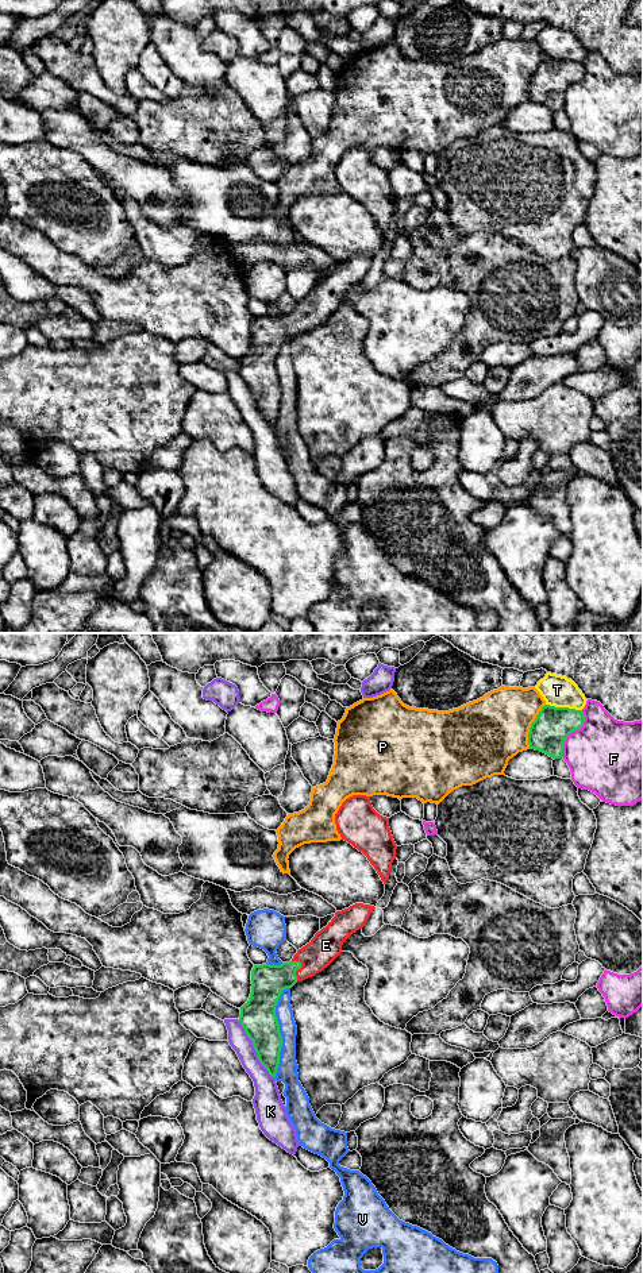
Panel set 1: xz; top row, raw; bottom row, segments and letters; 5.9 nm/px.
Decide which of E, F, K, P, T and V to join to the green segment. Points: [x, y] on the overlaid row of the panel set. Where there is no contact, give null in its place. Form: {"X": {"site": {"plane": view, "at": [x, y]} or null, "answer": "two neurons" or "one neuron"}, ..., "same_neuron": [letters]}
{"E": {"site": {"plane": "xz", "at": [299, 968]}, "answer": "one neuron"}, "F": {"site": {"plane": "xz", "at": [572, 730]}, "answer": "two neurons"}, "K": {"site": {"plane": "xz", "at": [255, 1050]}, "answer": "two neurons"}, "P": {"site": {"plane": "xz", "at": [531, 726]}, "answer": "two neurons"}, "T": {"site": {"plane": "xz", "at": [563, 708]}, "answer": "two neurons"}, "V": {"site": {"plane": "xz", "at": [278, 1030]}, "answer": "two neurons"}, "same_neuron": ["E"]}

